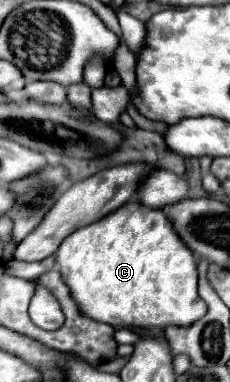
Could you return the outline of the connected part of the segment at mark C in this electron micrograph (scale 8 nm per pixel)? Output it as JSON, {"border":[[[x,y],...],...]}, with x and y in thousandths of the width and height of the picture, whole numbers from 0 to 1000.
{"border":[[[591,526],[296,615],[243,657],[243,704],[330,777],[348,814],[487,856],[809,856],[896,819],[887,788],[861,777],[835,657],[765,615],[713,552],[643,547]]]}

